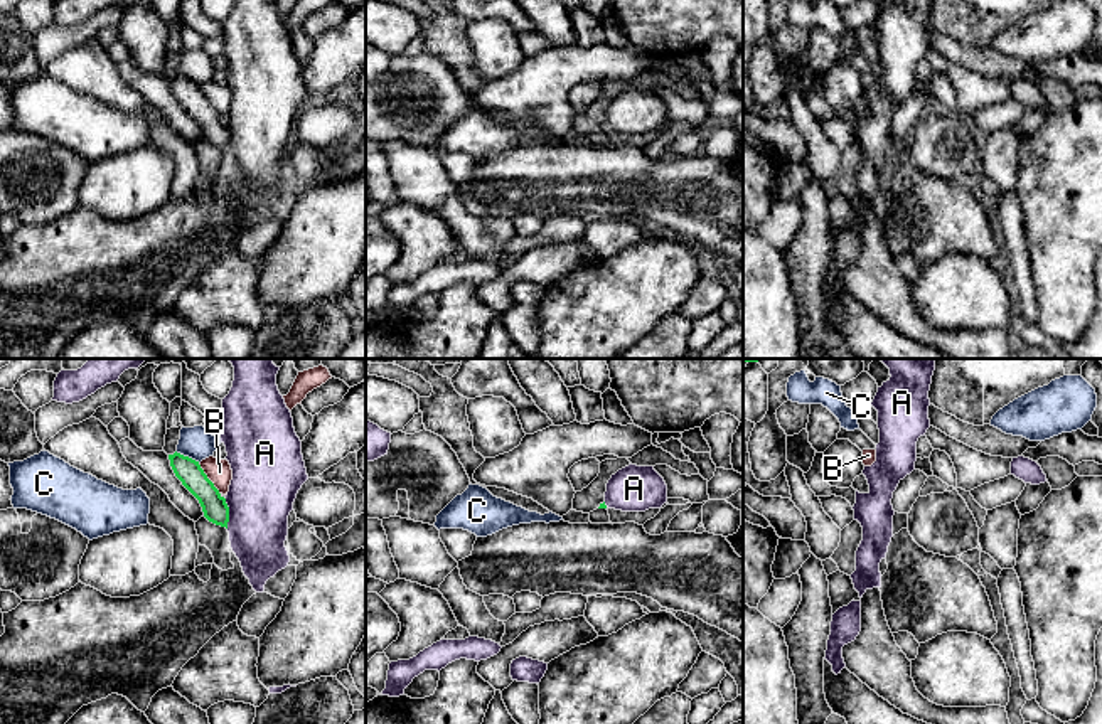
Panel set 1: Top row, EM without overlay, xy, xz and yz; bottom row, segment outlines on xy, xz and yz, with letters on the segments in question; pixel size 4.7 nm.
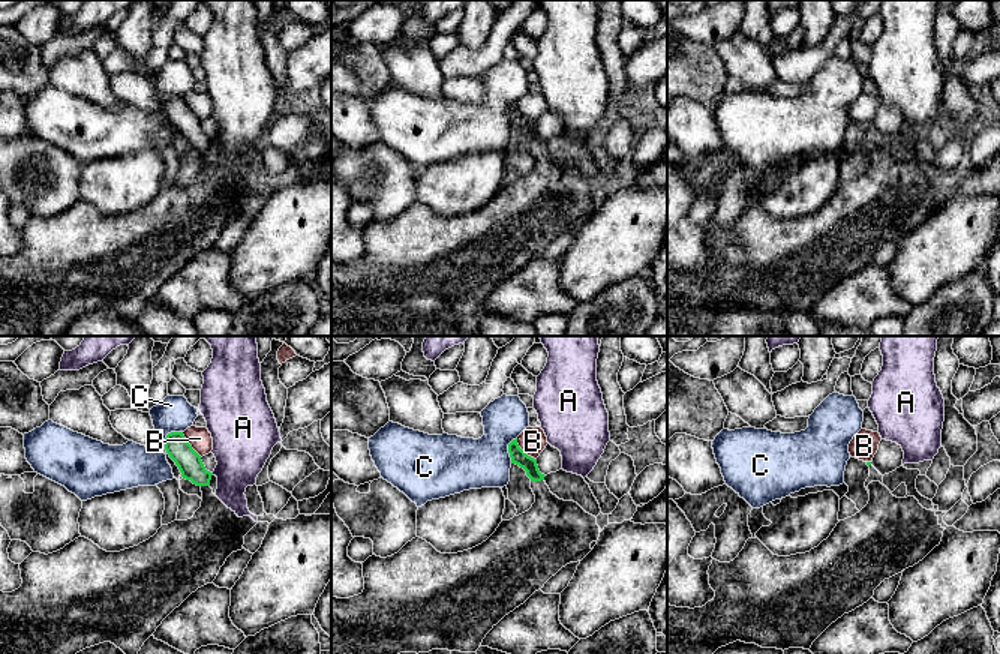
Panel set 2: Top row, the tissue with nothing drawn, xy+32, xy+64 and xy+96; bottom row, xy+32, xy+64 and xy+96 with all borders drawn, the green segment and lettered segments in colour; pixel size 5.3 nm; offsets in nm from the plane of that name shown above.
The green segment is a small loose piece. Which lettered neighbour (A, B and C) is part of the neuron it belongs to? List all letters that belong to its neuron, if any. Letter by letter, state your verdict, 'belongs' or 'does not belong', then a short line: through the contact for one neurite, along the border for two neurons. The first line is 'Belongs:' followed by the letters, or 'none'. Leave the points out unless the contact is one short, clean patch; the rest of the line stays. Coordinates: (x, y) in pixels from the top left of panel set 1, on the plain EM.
Belongs: none
A: does not belong | xy (224, 122), (228, 150)
B: does not belong | xy (197, 86), (219, 117)
C: does not belong

